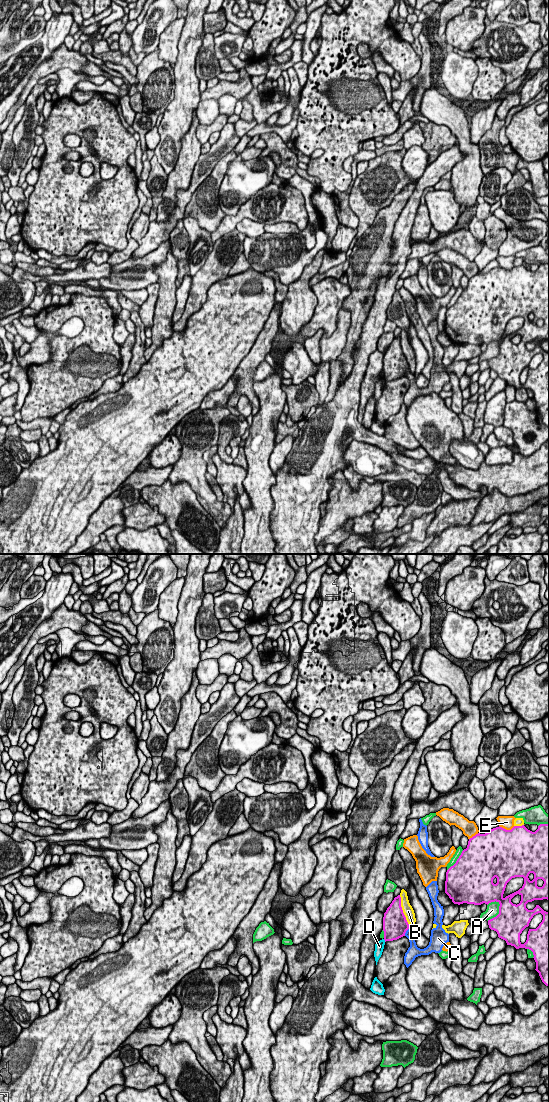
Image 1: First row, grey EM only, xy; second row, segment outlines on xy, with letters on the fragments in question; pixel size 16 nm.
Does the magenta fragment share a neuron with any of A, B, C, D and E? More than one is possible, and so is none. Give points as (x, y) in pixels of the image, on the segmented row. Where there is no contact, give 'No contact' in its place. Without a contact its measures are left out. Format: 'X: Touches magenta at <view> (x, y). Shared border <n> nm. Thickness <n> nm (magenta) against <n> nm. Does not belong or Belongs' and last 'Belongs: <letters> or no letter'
A: Touches magenta at xy (499, 913). Shared border 360 nm. Thickness 480 nm (magenta) against 200 nm. Does not belong
B: Touches magenta at xy (402, 910). Shared border 500 nm. Thickness 380 nm (magenta) against 170 nm. Does not belong
C: Touches magenta at xy (405, 932). Shared border 140 nm. Thickness 400 nm (magenta) against 120 nm. Does not belong
D: Touches magenta at xy (384, 939). Shared border 60 nm. Thickness 380 nm (magenta) against 160 nm. Does not belong
E: Touches magenta at xy (507, 830). Shared border 260 nm. Thickness 500 nm (magenta) against 220 nm. Does not belong
Belongs: no letter

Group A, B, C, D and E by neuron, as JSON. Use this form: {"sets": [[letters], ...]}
{"sets": [["A"], ["B"], ["C"], ["D"], ["E"]]}

